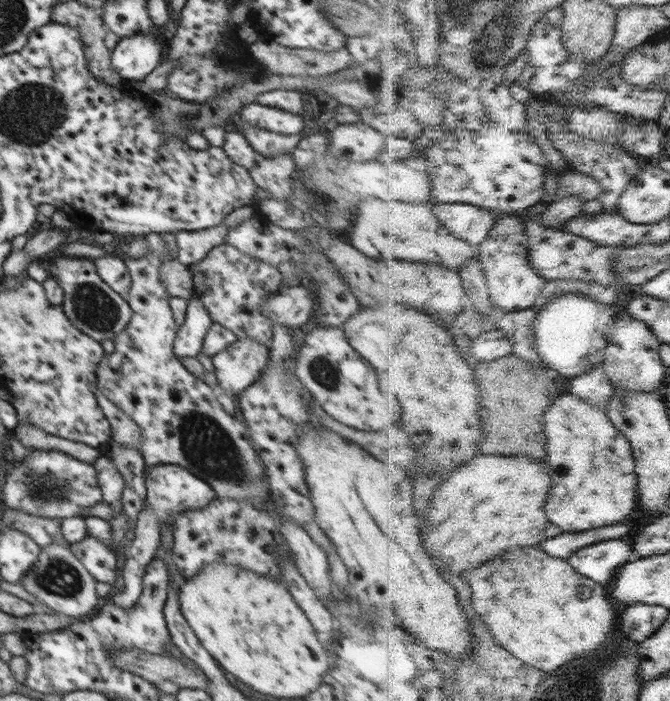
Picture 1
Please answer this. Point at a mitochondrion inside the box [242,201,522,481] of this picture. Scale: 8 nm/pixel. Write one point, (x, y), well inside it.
(320, 370)

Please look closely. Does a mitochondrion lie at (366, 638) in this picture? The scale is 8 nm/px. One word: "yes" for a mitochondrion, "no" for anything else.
yes

